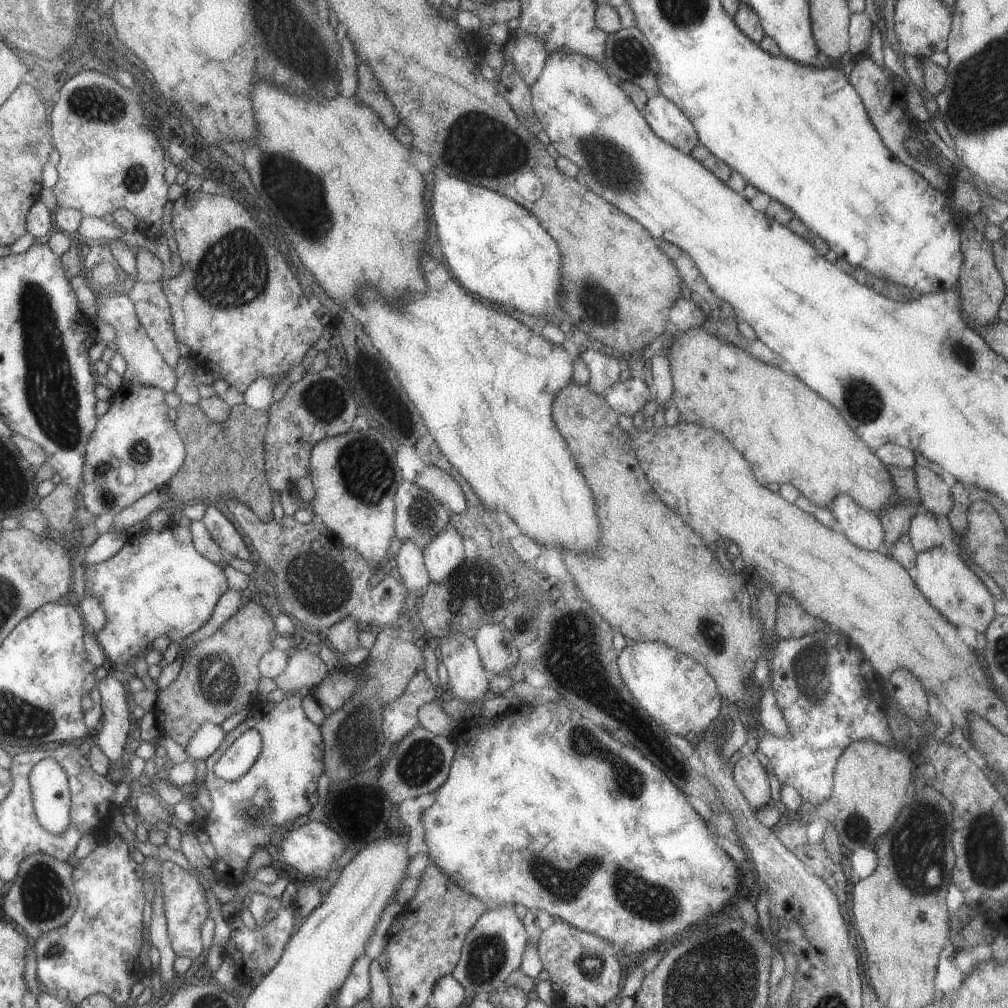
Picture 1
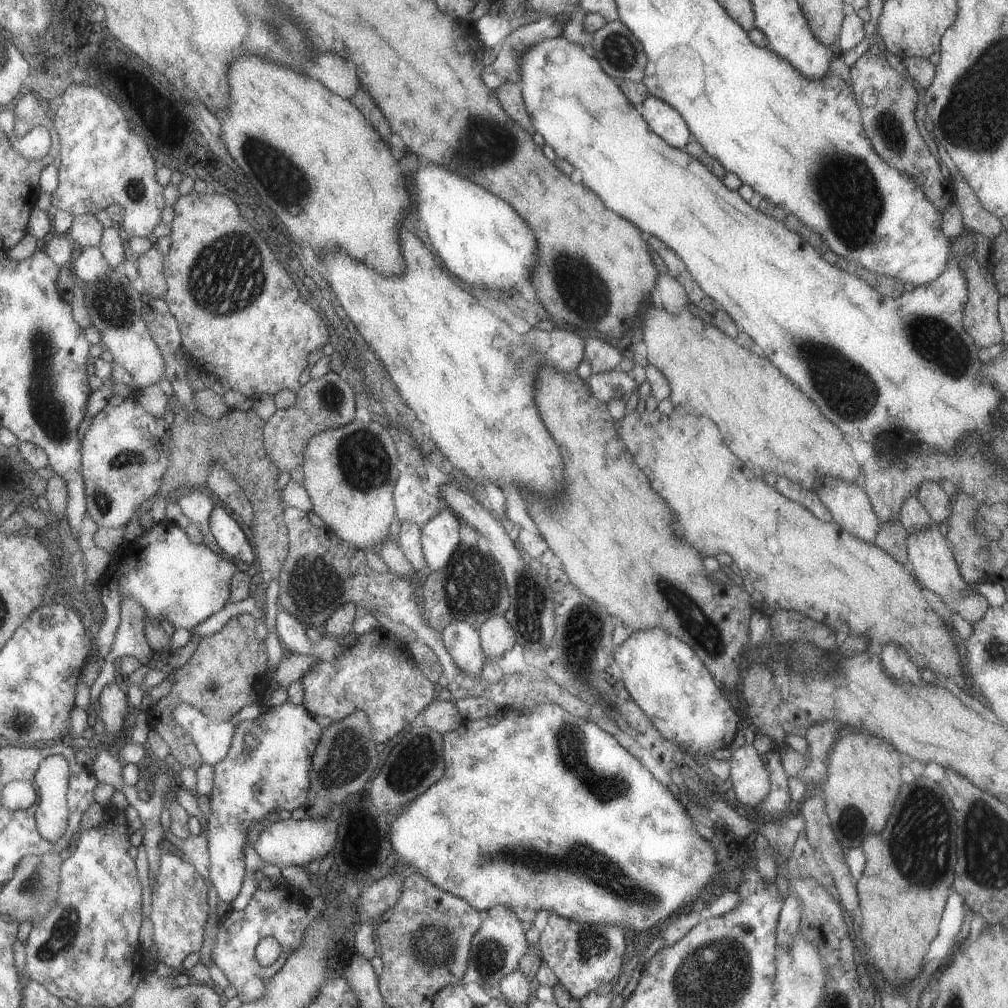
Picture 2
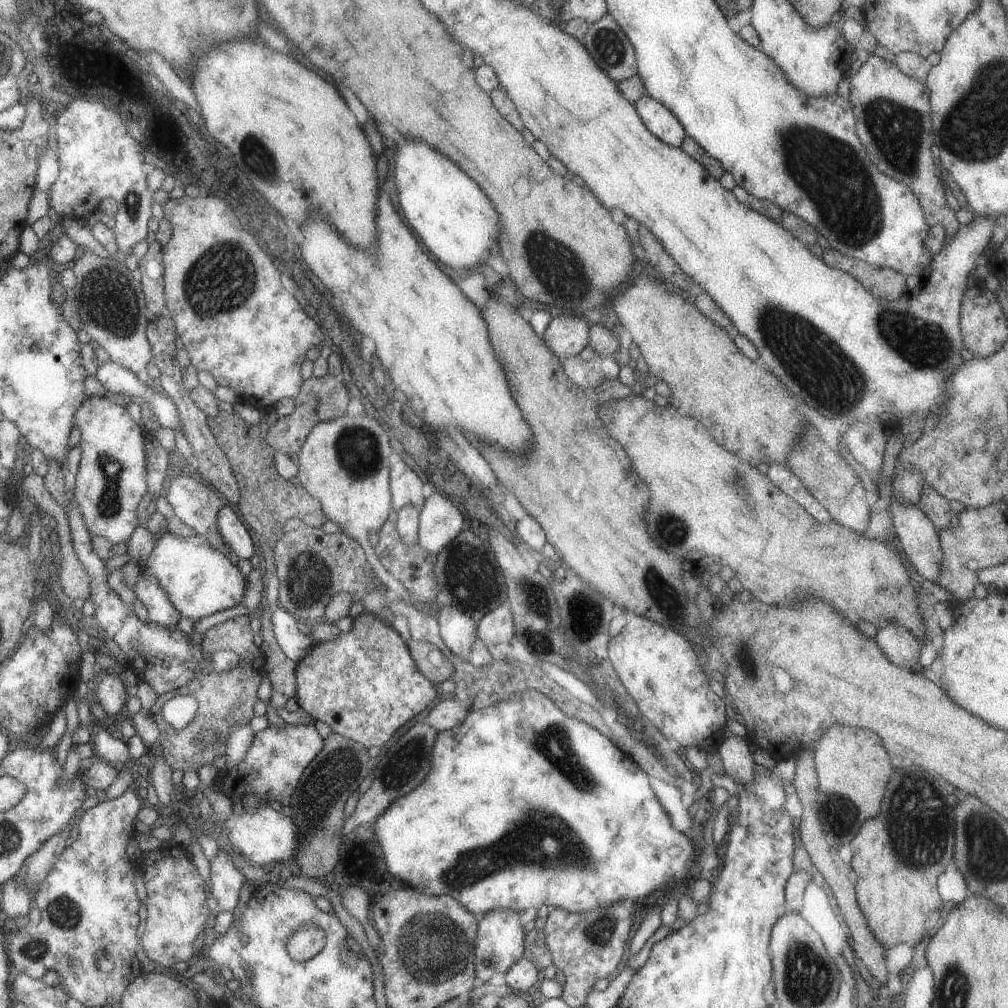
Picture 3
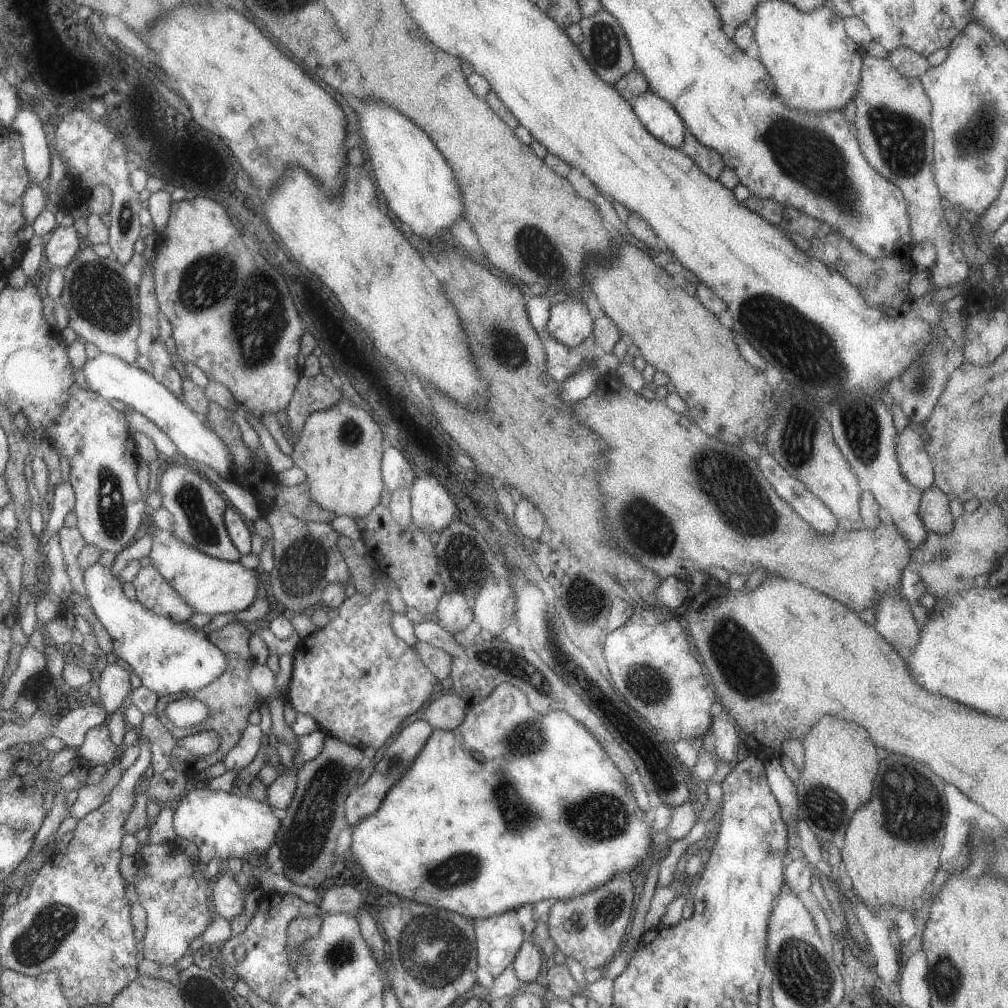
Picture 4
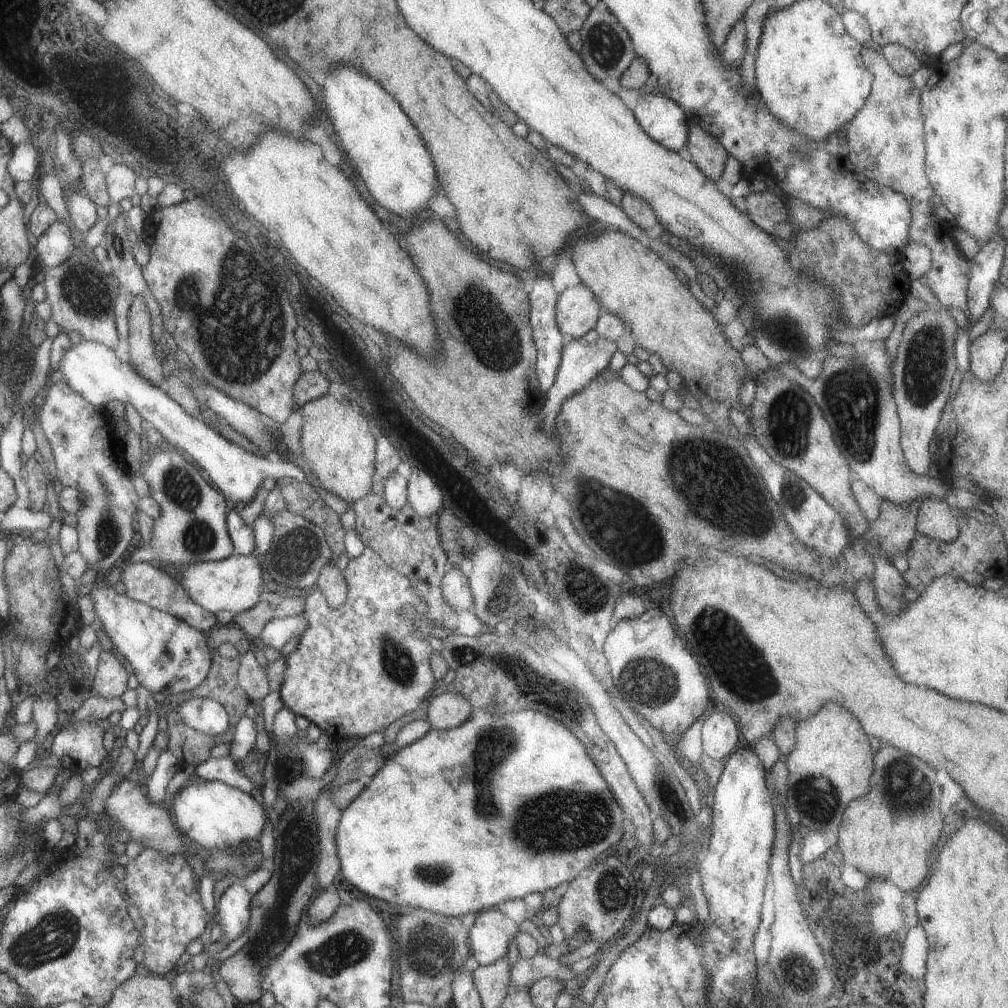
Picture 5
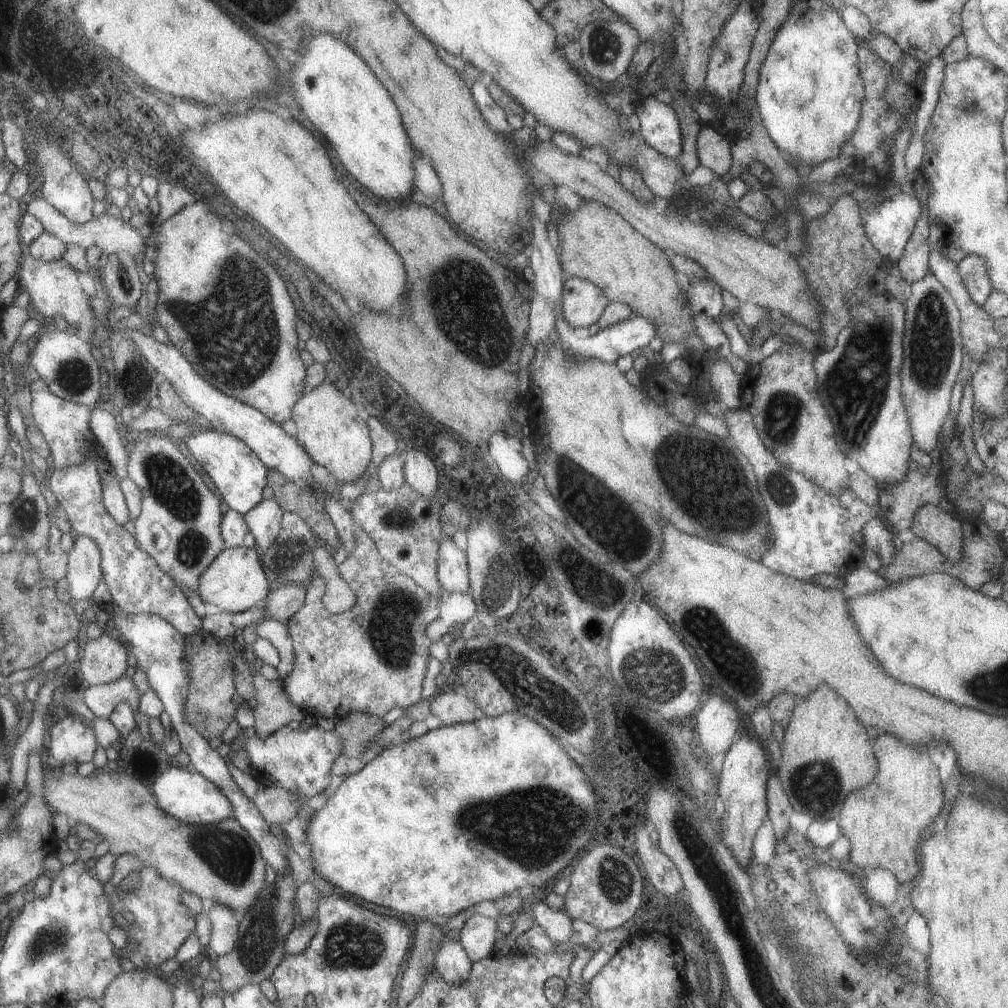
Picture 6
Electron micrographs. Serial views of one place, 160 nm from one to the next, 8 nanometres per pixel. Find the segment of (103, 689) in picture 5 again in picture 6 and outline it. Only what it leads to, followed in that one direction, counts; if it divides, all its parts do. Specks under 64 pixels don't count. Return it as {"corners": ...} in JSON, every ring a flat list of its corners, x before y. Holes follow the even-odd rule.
{"corners":[[111,628,99,638,89,640,82,654,78,676,87,686,117,682,129,668,128,648]]}

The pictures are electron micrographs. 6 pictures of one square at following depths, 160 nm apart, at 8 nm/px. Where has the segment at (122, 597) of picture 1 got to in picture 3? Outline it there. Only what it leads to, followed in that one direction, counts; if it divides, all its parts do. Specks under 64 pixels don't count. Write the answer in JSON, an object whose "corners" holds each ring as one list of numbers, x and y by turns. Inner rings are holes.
{"corners":[[168,530,153,543,153,550,143,563,143,574,148,572,157,577,172,603,180,610,181,617,198,621,243,602,248,587,247,576,237,563,217,550,206,536,182,537]]}

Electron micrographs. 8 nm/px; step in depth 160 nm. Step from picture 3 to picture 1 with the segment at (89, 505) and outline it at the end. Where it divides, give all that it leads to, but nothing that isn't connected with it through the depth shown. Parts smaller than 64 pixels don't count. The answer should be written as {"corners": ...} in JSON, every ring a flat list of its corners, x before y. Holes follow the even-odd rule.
{"corners":[[125,382,110,402,108,411,100,416,97,428,88,444,82,489,84,506,96,517,103,516,107,512,116,517,146,494,155,489,166,488,183,468,188,452,176,421,171,420,167,414,171,406,167,402,166,394,166,390,159,387]]}

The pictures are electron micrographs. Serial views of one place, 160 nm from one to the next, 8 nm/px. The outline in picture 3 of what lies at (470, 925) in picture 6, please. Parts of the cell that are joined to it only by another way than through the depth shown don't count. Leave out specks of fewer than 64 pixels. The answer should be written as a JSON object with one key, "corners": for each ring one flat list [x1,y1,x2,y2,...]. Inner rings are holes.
{"corners":[[498,908,486,913,477,913,476,941,474,944,474,976,489,988,489,978,493,974,505,974,512,964,523,958,524,934,526,931,519,920,518,912]]}

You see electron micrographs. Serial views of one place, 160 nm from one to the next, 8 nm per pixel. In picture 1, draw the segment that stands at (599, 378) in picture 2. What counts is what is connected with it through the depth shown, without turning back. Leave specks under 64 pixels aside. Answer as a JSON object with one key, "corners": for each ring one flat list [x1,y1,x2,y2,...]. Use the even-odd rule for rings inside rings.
{"corners":[[643,379,615,381,603,394,607,404,618,414,632,417,641,412,643,405,652,397,652,389]]}

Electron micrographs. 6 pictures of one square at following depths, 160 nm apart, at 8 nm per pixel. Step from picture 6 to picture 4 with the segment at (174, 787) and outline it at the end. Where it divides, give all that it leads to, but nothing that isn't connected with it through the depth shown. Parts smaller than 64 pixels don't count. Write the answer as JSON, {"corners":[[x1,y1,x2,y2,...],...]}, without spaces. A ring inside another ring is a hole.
{"corners":[[205,783,190,787,188,794,176,803,175,809,176,833,198,847,199,860,203,864,209,864,213,858,219,857,223,861,230,858,245,858,247,862,252,863,261,852,267,852,273,844,276,844,281,829,280,814,269,802,258,802,248,795,240,794,237,790,230,793,209,790]]}

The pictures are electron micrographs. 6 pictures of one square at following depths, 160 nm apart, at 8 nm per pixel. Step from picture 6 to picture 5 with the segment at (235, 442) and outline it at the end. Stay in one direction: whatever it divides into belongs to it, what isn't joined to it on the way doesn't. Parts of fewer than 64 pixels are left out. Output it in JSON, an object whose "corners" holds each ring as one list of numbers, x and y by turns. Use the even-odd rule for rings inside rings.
{"corners":[[81,339,80,344,73,345,63,353,57,370,61,371,73,390,99,408,113,400,120,401,125,406,132,405,149,426,155,427,162,434,165,444,192,457,192,460,208,473,217,489,235,505,237,502,250,504,265,478,277,480,288,477,295,482,306,480,305,474,297,466,283,462,277,456,256,456,235,442,227,440,221,432,208,426,202,417,193,416,163,387,157,386,141,374,131,361,123,362,115,349,104,344]]}

